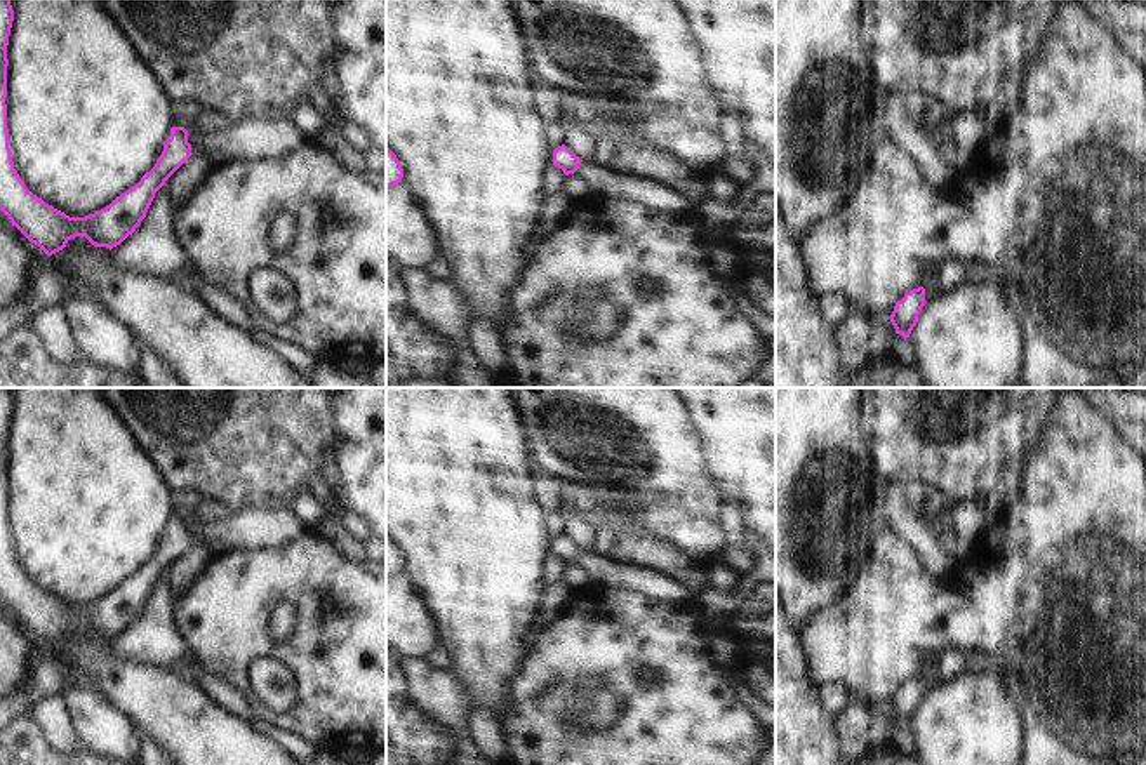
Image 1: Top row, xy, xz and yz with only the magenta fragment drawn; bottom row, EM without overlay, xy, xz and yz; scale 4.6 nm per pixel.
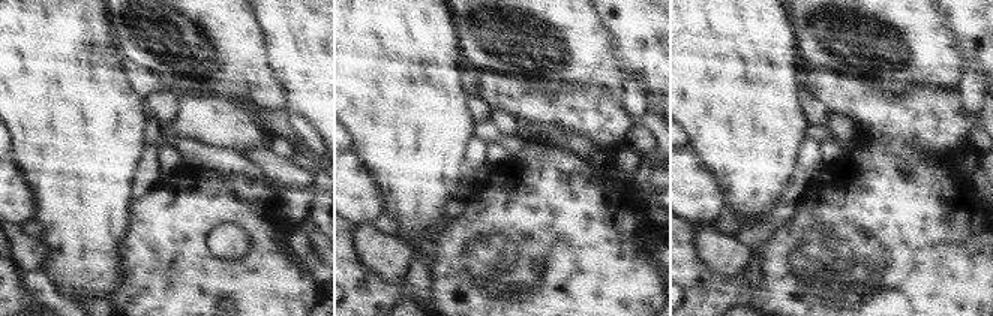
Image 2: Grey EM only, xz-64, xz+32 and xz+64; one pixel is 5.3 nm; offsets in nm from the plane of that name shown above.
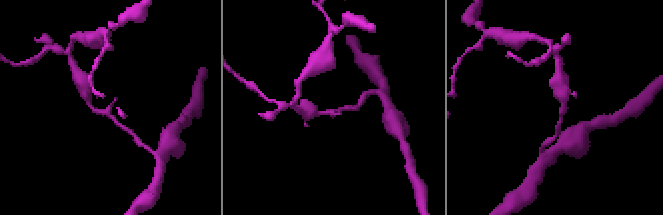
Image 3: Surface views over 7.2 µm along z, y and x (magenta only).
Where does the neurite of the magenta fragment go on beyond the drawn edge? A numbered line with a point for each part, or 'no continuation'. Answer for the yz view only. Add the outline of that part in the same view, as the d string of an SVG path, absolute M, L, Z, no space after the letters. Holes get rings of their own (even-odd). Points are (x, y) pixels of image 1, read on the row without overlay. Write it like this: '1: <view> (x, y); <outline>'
no continuation

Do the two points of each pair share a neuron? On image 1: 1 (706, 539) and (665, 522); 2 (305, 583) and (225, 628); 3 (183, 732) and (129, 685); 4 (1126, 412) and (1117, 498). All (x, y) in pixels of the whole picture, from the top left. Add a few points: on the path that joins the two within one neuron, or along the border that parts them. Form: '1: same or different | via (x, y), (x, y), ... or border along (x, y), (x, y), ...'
1: same | via (696, 536), (675, 524)
2: same | via (286, 583), (270, 583), (244, 609)
3: same | via (169, 718), (143, 692)
4: different | border along (1094, 407), (1112, 421), (1127, 442)

